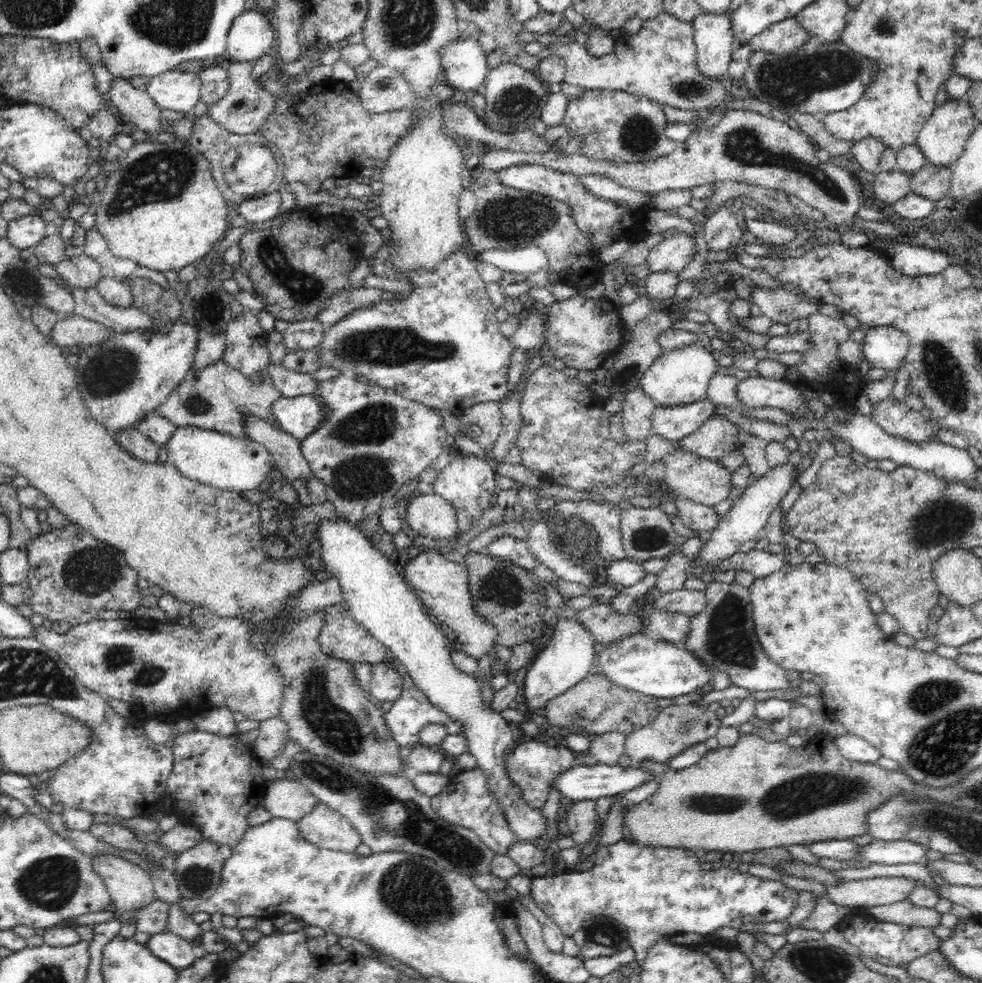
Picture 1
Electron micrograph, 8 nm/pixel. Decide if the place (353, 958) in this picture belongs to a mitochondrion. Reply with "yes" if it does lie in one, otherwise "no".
no

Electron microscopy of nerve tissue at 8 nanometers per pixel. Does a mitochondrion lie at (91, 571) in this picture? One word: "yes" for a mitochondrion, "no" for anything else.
yes

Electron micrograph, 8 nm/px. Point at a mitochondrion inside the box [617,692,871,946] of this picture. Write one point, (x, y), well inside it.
(708, 802)

